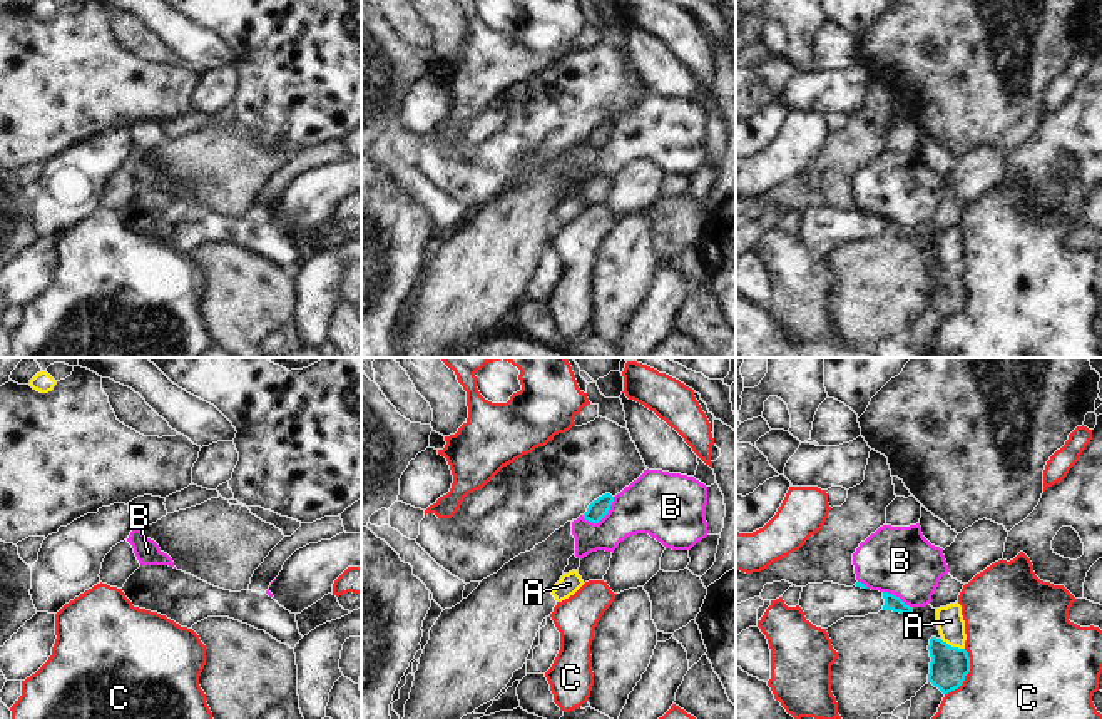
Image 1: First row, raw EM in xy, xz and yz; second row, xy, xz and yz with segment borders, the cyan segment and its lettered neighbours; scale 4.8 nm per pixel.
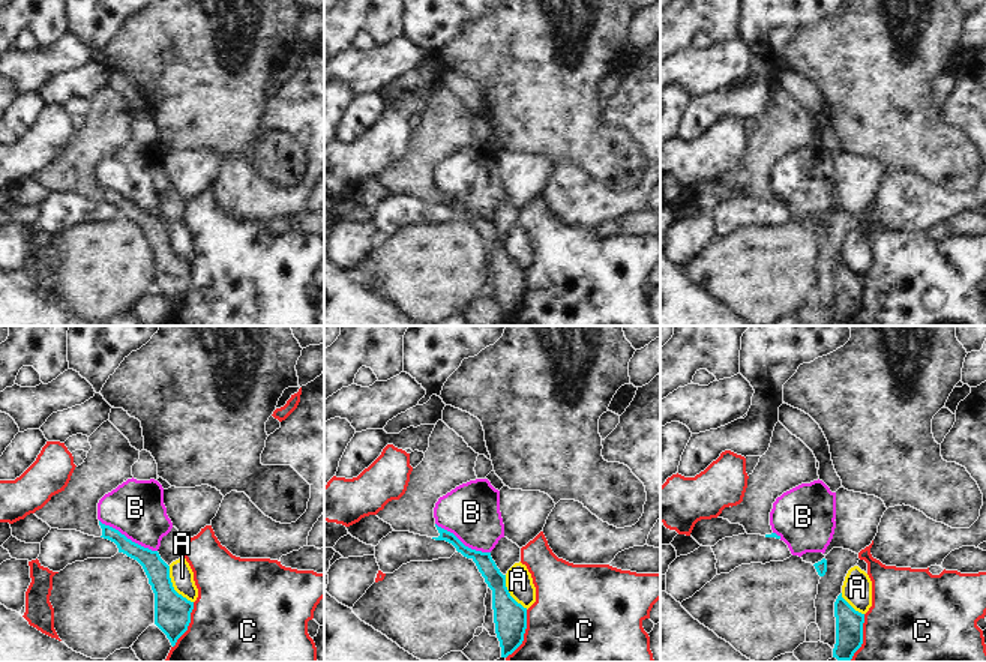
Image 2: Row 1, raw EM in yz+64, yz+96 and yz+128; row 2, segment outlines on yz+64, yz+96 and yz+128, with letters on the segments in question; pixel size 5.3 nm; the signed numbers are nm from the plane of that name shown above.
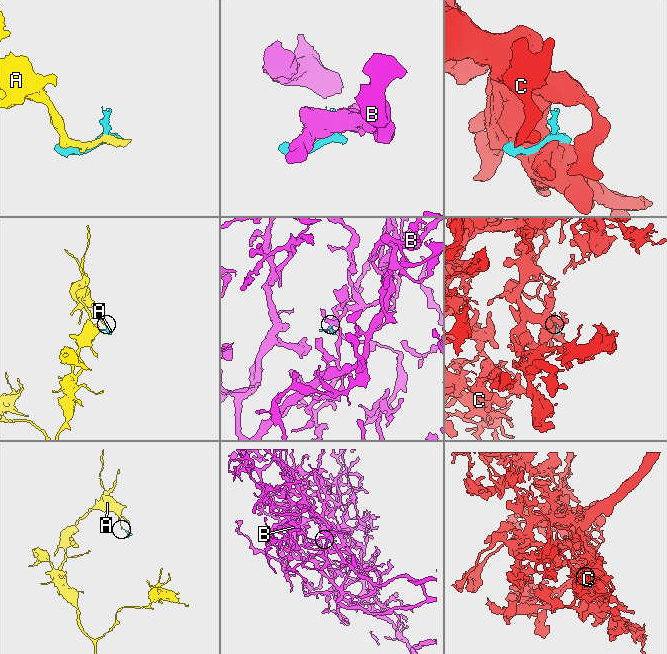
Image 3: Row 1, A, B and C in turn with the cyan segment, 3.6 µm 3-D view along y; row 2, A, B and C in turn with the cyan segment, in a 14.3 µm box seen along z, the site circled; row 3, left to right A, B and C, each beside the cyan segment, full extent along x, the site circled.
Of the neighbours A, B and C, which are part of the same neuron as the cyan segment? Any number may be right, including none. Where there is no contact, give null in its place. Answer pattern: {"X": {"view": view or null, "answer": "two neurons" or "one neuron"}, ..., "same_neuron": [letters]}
{"A": {"view": "yz", "answer": "two neurons"}, "B": {"view": "xz", "answer": "two neurons"}, "C": {"view": "yz", "answer": "two neurons"}, "same_neuron": []}

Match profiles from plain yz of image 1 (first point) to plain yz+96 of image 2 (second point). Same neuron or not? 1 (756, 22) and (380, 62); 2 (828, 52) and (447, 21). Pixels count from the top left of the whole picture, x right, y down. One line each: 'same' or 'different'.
1: different
2: different

